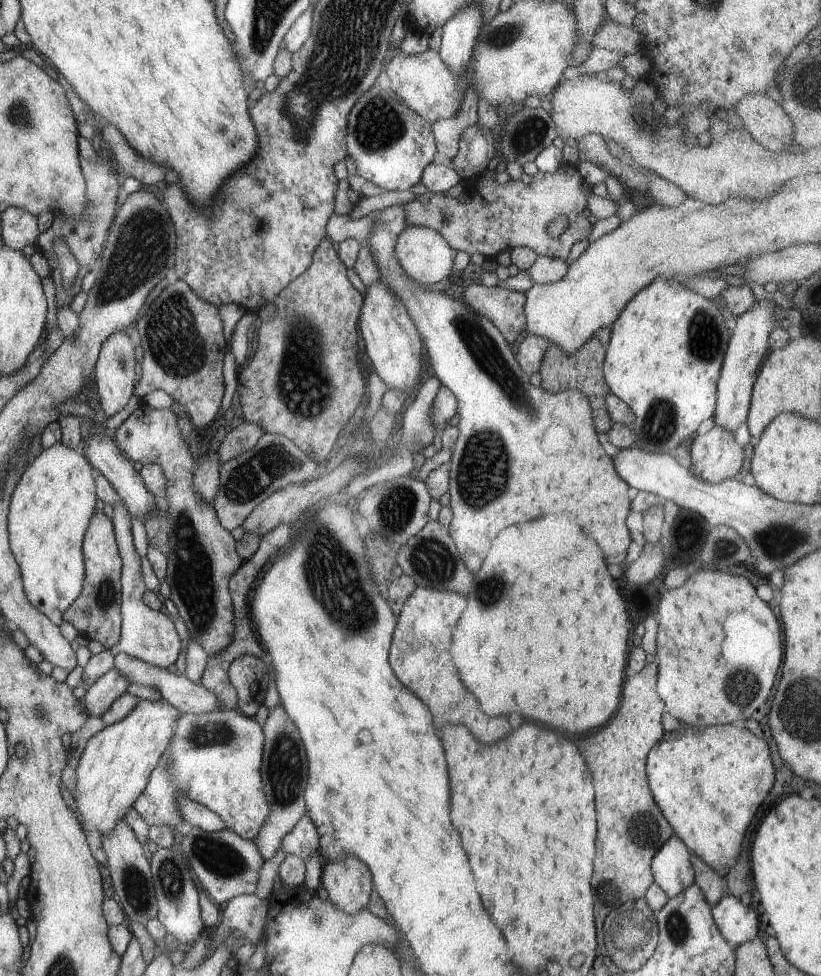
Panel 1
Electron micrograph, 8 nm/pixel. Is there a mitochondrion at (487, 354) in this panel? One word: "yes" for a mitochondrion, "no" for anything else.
yes

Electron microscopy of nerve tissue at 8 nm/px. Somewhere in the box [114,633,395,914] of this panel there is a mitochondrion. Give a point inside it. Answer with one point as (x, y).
(285, 769)

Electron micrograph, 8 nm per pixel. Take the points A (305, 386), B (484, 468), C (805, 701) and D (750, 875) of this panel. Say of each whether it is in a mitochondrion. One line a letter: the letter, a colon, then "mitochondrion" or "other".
A: mitochondrion
B: mitochondrion
C: mitochondrion
D: other

